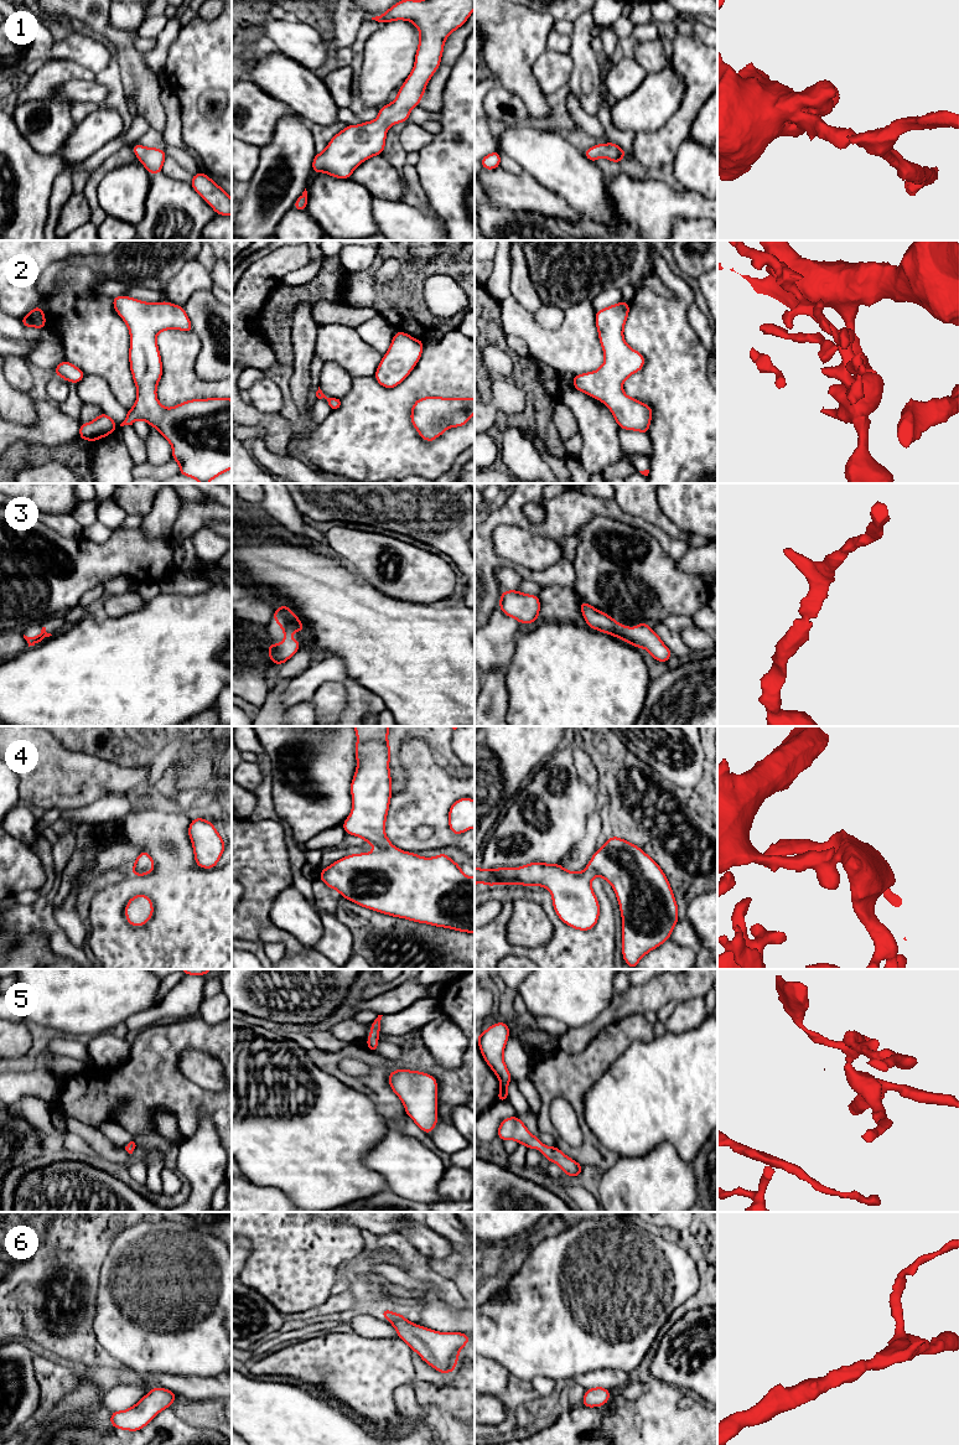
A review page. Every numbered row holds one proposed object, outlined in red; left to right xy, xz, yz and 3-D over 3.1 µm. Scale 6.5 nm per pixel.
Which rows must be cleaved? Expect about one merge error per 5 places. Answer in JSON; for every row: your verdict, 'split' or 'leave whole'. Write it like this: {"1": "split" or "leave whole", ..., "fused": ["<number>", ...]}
{"1": "leave whole", "2": "leave whole", "3": "leave whole", "4": "leave whole", "5": "leave whole", "6": "leave whole", "fused": []}

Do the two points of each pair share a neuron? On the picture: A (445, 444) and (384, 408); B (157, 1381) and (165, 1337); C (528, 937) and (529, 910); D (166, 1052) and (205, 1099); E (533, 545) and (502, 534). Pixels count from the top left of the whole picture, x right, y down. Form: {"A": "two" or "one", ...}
{"A": "one", "B": "two", "C": "one", "D": "one", "E": "one"}

